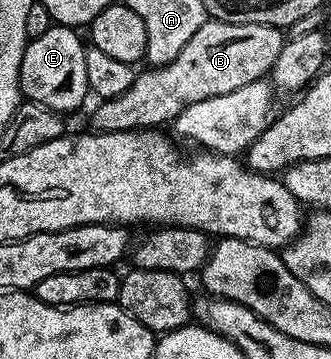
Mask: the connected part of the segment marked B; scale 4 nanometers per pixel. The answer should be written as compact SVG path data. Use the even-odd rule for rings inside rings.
M209 18L196 31L194 38L182 46L174 62L149 67L149 72L141 71L134 78L130 90L101 99L97 103L100 105L92 112L91 127L98 132L139 132L159 129L164 126L160 124L167 120L168 123L175 122L178 114L182 114L186 106L194 106L194 102L206 102L206 98L218 98L218 94L230 94L230 90L238 90L242 86L250 86L250 82L265 79L271 73L285 41L285 33L269 24L239 24Z

